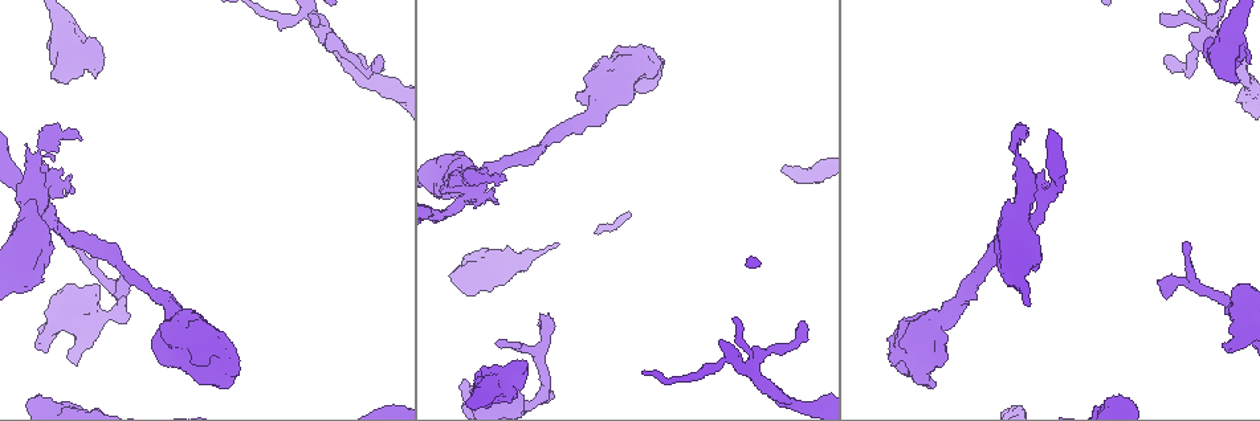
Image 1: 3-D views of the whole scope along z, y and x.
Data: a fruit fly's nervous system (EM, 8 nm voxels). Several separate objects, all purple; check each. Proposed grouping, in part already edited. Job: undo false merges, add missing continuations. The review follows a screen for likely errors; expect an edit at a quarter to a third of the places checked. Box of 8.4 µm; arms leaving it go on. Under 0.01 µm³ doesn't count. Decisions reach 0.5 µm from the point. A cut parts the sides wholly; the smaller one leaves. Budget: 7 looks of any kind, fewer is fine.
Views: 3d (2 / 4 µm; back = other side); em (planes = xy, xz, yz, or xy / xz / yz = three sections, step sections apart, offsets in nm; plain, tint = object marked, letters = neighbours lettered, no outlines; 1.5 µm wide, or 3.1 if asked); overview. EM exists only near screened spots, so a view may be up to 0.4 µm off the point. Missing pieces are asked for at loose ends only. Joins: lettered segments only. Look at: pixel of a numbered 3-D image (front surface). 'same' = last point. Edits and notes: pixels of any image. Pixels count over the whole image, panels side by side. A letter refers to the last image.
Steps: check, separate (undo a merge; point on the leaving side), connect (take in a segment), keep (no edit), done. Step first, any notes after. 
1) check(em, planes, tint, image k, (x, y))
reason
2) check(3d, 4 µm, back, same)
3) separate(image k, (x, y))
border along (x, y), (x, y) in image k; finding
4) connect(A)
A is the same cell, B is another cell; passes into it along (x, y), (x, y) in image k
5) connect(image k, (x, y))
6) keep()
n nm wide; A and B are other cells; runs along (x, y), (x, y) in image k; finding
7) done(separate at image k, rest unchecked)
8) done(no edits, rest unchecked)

check(3d, 4 µm, image 1, (801, 322))
thin end

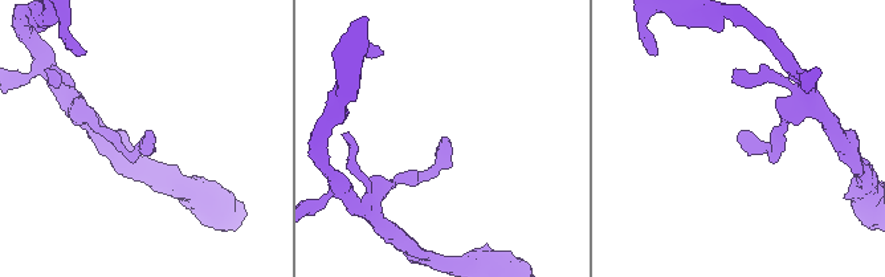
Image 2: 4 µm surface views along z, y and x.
check(em, yz, step 8, letters, image 2, (738, 141))
need the tissue

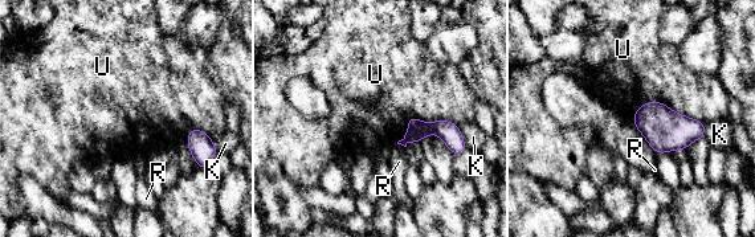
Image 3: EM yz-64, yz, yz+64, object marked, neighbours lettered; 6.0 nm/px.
check(em, planes, letters, same)
another direction

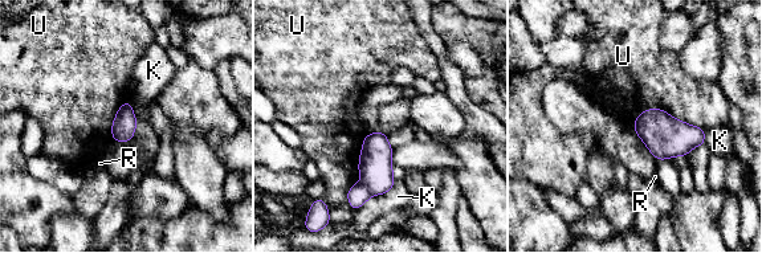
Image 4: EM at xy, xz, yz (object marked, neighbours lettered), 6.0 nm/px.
keep()
K, R and U are other cells; border along (632, 122), (663, 109), (705, 130) in image 4; no lettered segment goes on from it

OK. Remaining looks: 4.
check(em, xy, step 4, letters, image 1, (942, 345))
thick end

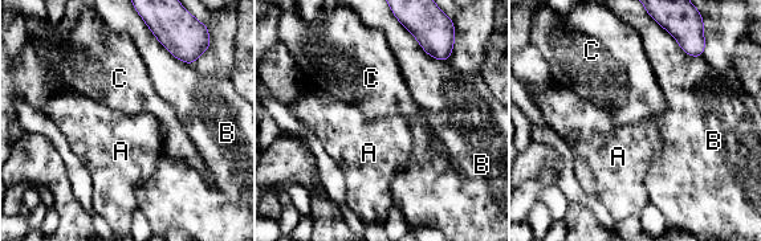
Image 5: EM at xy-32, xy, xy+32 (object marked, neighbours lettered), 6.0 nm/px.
check(em, yz, step 4, letters, same)

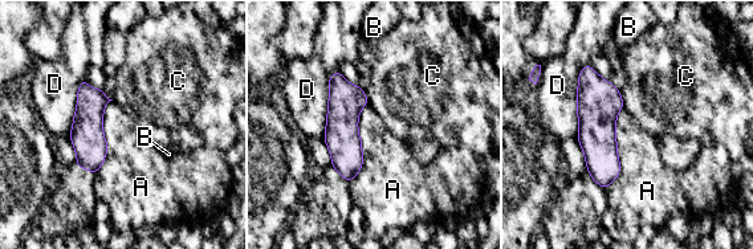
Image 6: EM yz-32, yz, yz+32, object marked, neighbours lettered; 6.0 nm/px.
keep()
200 nm wide; A touches over 500 nm; A, B, C and D are other cells; none of them fits

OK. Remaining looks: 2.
done(no edits, rest unchecked)

